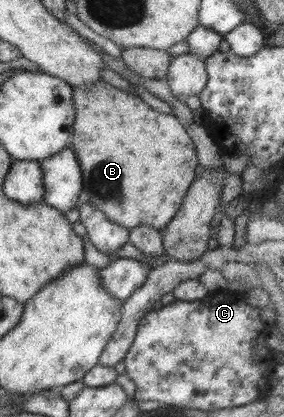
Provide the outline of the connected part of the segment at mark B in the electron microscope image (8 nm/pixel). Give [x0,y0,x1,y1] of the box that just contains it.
[72,79,199,231]

